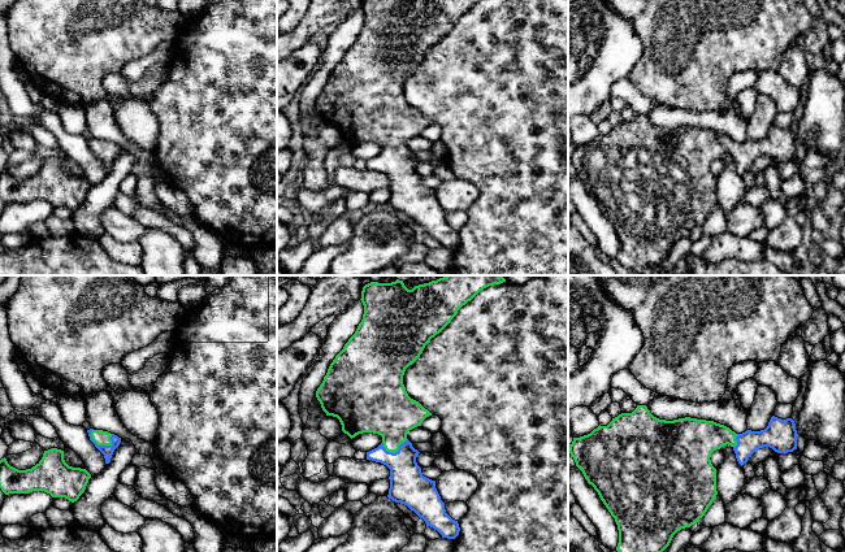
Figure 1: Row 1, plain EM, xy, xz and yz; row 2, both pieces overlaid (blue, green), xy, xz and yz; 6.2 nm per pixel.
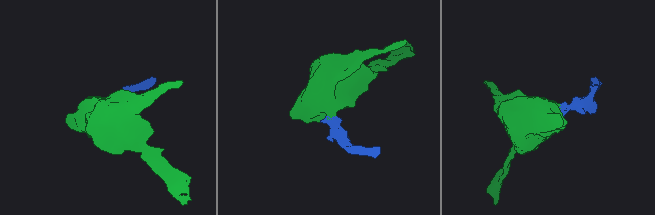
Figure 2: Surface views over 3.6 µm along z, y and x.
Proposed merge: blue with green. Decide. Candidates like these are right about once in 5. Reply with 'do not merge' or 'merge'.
merge

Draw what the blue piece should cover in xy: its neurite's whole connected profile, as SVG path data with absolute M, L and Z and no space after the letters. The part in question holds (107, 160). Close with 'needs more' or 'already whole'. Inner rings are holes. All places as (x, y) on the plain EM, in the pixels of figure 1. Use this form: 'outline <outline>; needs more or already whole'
outline M87 139L90 149L104 164L105 173L110 171L114 158L120 155L121 147L103 139Z; needs more

